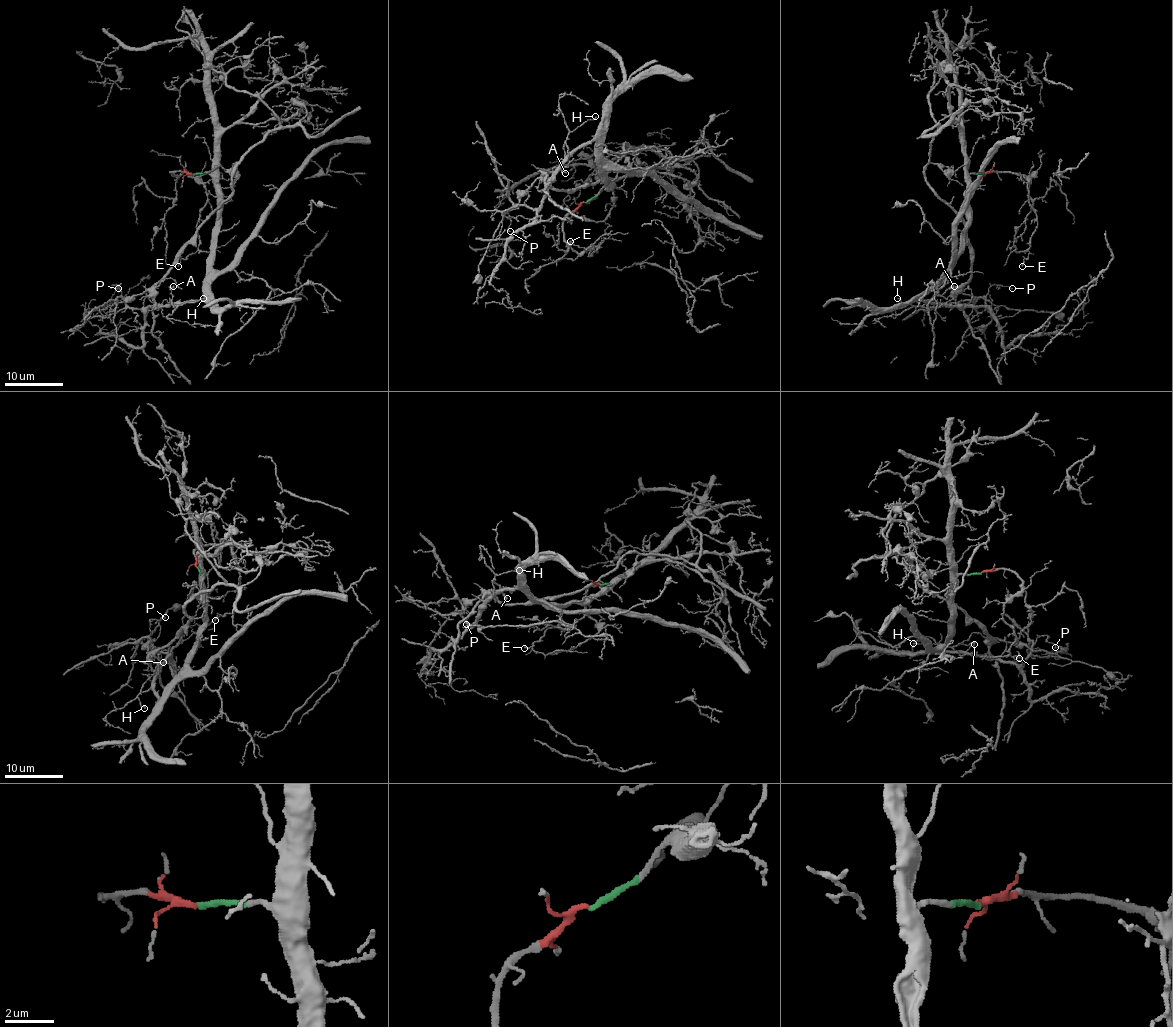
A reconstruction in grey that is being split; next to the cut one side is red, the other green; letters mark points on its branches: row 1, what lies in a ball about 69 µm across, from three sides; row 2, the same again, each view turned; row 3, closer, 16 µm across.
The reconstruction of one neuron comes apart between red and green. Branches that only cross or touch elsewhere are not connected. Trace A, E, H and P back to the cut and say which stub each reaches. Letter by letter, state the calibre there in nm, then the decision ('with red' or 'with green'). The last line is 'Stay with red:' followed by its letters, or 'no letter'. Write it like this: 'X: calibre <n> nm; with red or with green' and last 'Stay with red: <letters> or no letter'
A: calibre 130 nm; with green
E: calibre 110 nm; with red
H: calibre 70 nm; with green
P: calibre 120 nm; with green
Stay with red: E

